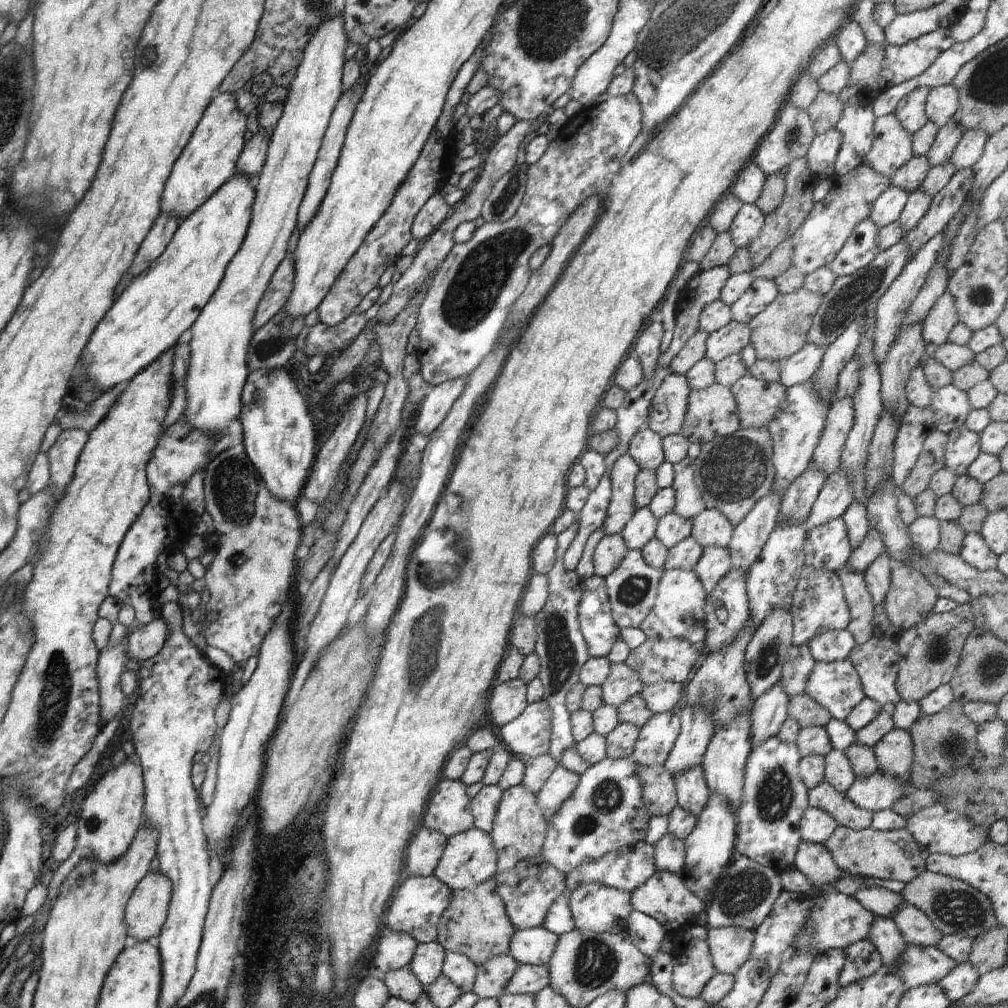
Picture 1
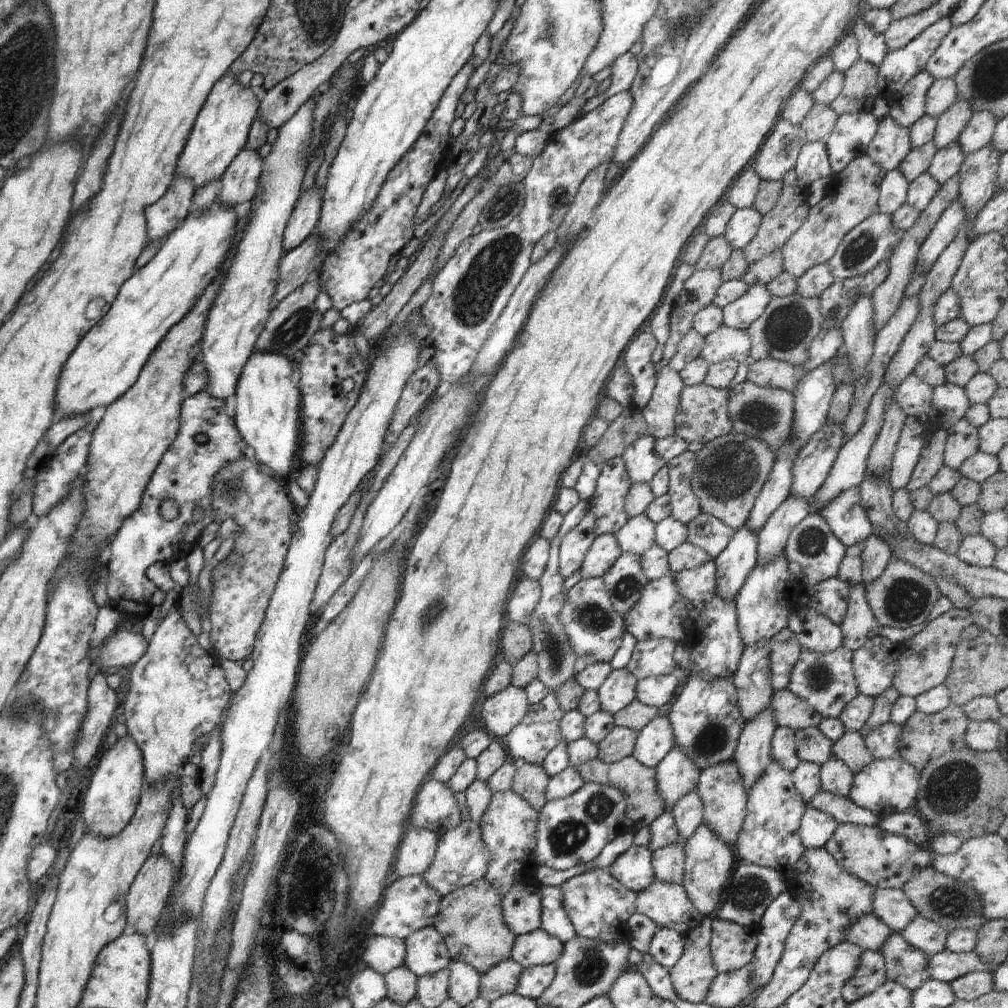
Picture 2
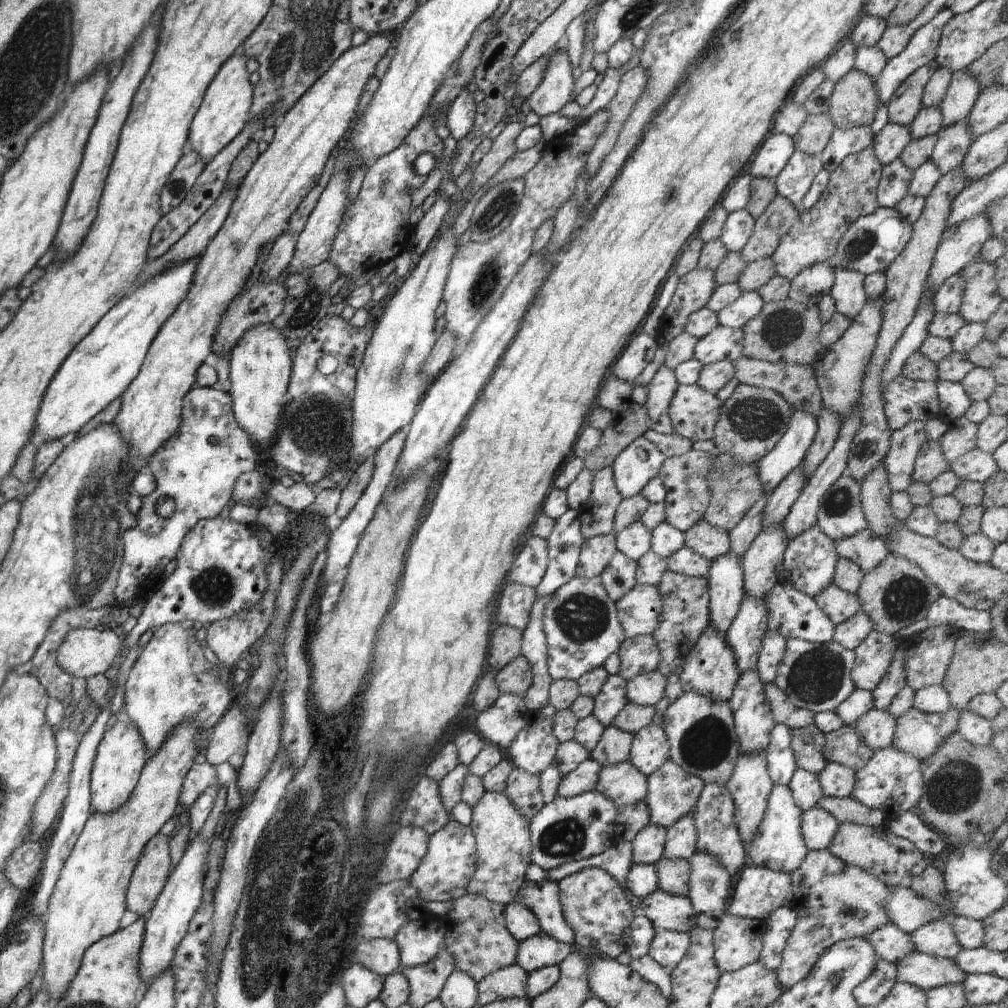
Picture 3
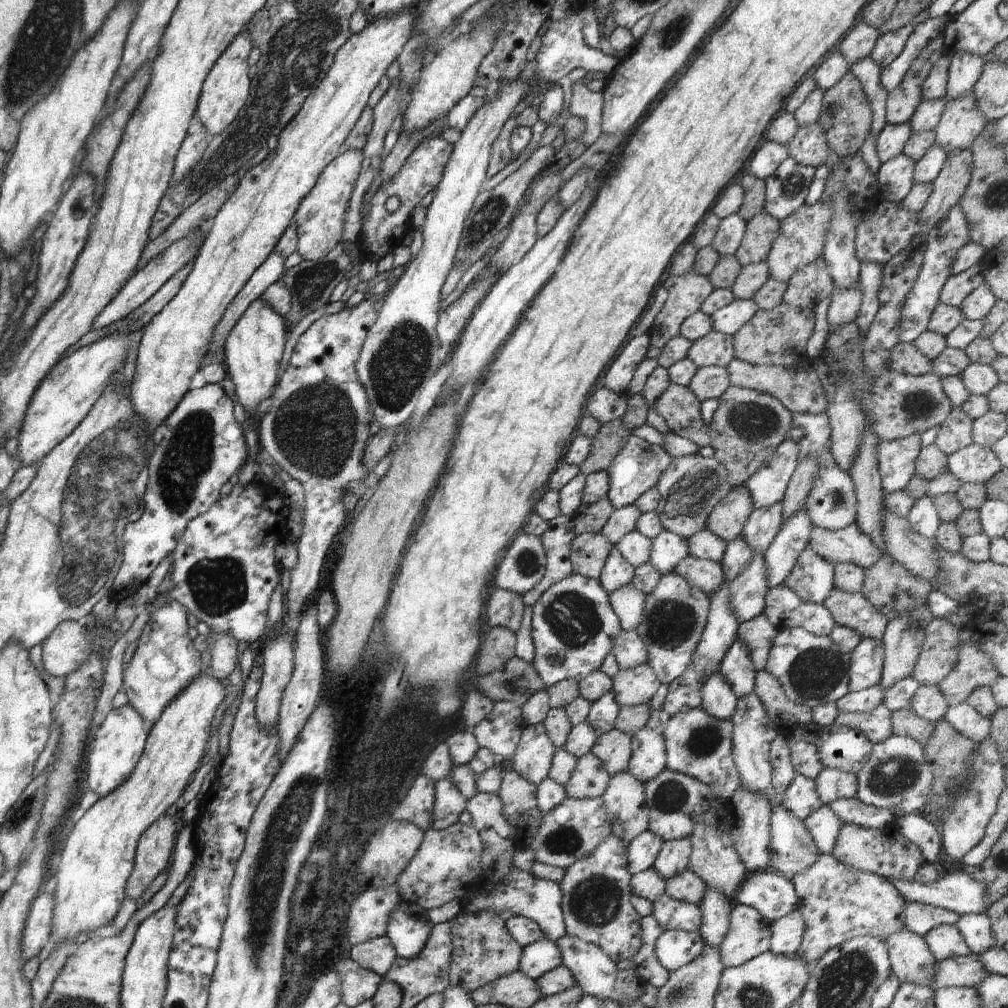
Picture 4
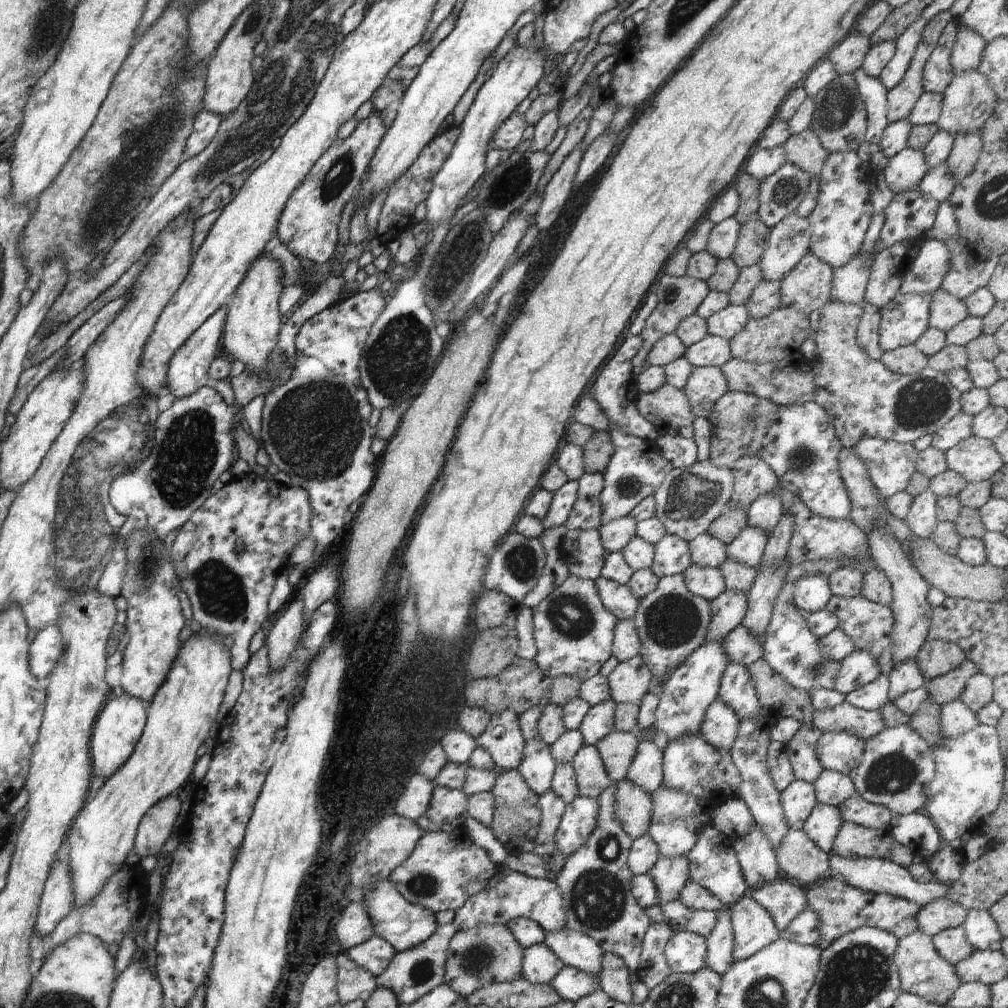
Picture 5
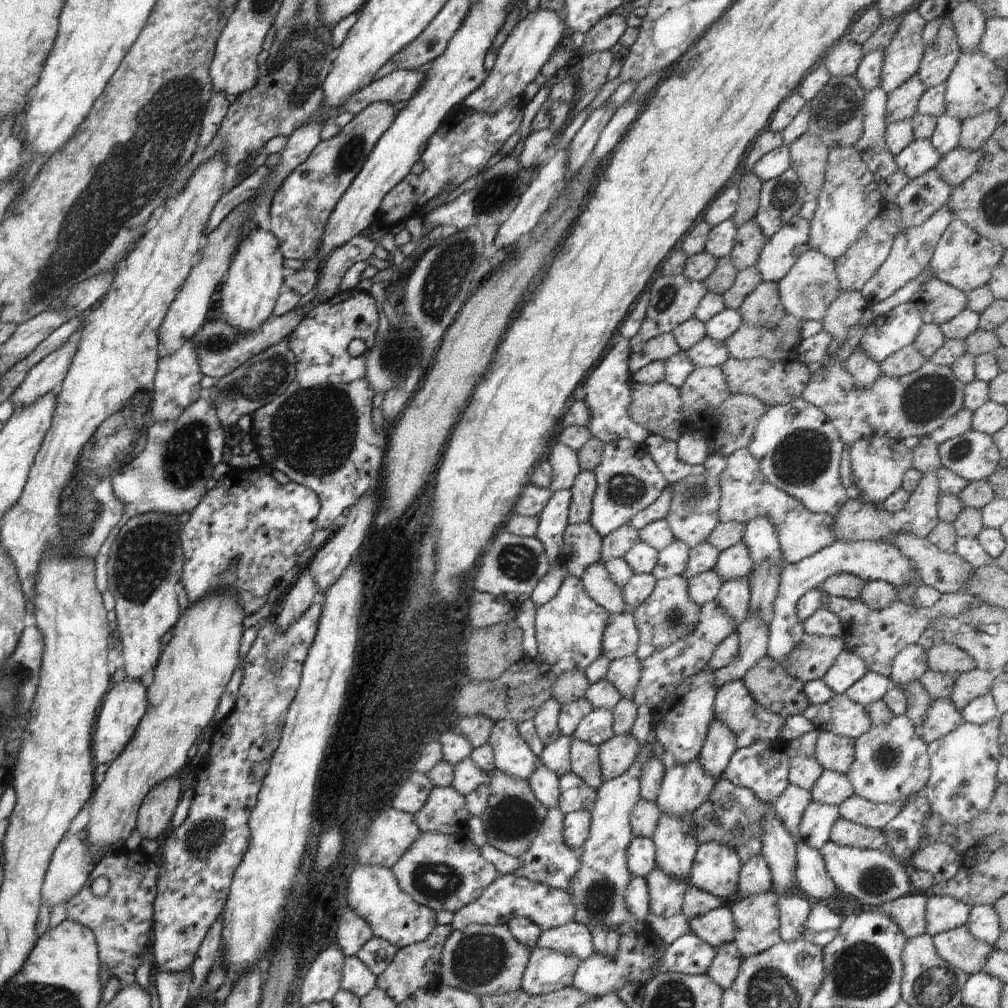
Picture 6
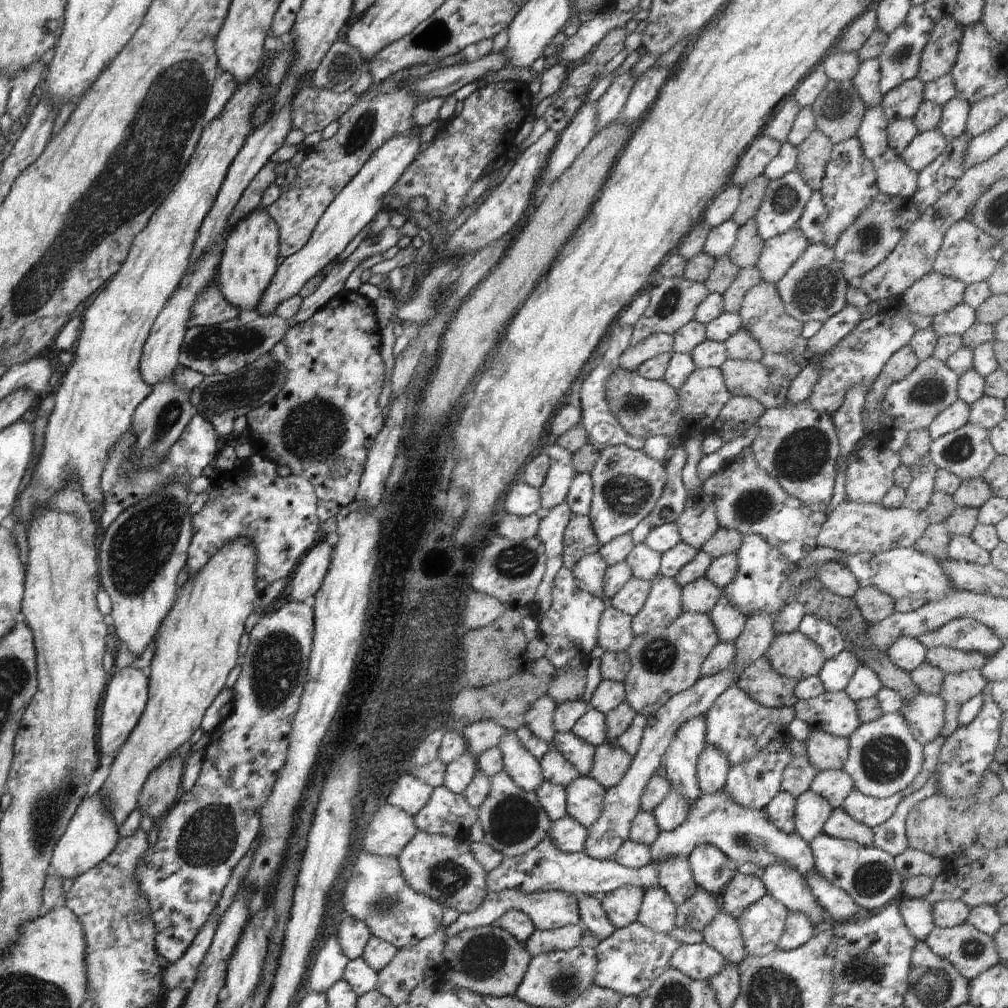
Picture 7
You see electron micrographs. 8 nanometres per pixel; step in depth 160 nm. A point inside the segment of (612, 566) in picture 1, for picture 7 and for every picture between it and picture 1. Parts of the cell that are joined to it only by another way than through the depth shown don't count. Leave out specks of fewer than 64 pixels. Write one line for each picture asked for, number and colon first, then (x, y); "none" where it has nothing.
2: (605, 550)
3: (596, 553)
4: (589, 552)
5: (583, 551)
6: (582, 544)
7: (579, 538)

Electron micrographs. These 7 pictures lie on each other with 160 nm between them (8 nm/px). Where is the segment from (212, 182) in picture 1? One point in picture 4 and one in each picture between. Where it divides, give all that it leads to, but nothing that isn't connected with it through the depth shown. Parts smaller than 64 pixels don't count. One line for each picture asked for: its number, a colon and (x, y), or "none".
2: (221, 131)
3: (228, 100)
4: (227, 88)

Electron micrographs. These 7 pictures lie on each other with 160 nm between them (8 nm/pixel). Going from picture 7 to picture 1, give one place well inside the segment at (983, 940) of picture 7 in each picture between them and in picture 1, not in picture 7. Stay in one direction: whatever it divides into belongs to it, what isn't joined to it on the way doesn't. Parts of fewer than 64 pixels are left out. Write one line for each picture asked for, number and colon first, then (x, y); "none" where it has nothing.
1: (916, 929)
2: (922, 934)
3: (936, 938)
4: (945, 942)
5: (952, 944)
6: (958, 946)

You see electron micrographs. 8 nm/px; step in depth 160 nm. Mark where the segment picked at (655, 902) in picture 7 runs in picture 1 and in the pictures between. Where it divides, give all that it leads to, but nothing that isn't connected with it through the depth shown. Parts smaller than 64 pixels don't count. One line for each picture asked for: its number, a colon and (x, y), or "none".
1: (693, 794)
2: (688, 812)
3: (681, 841)
4: (674, 857)
5: (670, 875)
6: (666, 893)

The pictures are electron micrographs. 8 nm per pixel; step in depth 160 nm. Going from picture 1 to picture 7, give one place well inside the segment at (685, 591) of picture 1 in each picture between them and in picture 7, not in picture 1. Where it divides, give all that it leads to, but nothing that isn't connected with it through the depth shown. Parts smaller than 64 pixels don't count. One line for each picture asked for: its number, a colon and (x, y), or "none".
2: (661, 612)
3: (638, 611)
4: (628, 603)
5: (618, 599)
6: (597, 582)
7: (590, 571)

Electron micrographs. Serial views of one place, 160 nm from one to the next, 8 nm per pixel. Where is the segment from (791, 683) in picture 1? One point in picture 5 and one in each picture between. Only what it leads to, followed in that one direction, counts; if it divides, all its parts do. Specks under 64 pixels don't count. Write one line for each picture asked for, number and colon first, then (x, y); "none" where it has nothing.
2: (785, 651)
3: (773, 649)
4: (757, 634)
5: (740, 645)

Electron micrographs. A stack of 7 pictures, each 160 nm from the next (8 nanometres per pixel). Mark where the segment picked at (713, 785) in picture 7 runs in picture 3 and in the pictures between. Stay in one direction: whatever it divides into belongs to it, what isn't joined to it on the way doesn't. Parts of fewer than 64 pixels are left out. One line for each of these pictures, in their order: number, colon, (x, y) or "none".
3: (710, 668)
4: (718, 700)
5: (720, 723)
6: (719, 745)

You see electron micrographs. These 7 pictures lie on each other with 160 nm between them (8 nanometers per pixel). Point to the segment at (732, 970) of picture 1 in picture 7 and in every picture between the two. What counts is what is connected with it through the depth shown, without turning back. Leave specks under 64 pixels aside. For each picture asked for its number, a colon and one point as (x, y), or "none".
2: (733, 946)
3: (737, 941)
4: (749, 935)
5: (753, 929)
6: (756, 917)
7: (762, 923)

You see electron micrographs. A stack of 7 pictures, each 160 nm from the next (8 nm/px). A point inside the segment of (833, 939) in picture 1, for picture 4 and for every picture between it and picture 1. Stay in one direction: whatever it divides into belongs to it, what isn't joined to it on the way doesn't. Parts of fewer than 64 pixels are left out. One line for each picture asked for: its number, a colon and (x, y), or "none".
2: (867, 932)
3: (889, 942)
4: (911, 961)

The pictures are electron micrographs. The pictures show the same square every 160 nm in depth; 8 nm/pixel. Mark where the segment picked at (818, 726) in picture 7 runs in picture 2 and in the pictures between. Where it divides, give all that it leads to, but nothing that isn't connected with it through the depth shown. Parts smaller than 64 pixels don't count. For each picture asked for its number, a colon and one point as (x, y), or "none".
2: (881, 742)
3: (877, 728)
4: (876, 725)
5: (865, 724)
6: (839, 715)

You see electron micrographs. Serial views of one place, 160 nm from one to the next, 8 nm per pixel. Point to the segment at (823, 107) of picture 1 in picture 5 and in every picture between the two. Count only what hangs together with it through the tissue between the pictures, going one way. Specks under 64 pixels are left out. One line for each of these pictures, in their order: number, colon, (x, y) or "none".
2: (820, 122)
3: (813, 136)
4: (809, 146)
5: (804, 150)

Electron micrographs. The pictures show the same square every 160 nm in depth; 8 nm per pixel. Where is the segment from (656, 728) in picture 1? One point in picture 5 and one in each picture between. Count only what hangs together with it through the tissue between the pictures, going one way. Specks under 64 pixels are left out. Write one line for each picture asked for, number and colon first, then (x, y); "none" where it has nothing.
2: (656, 739)
3: (650, 750)
4: (648, 758)
5: (646, 771)

